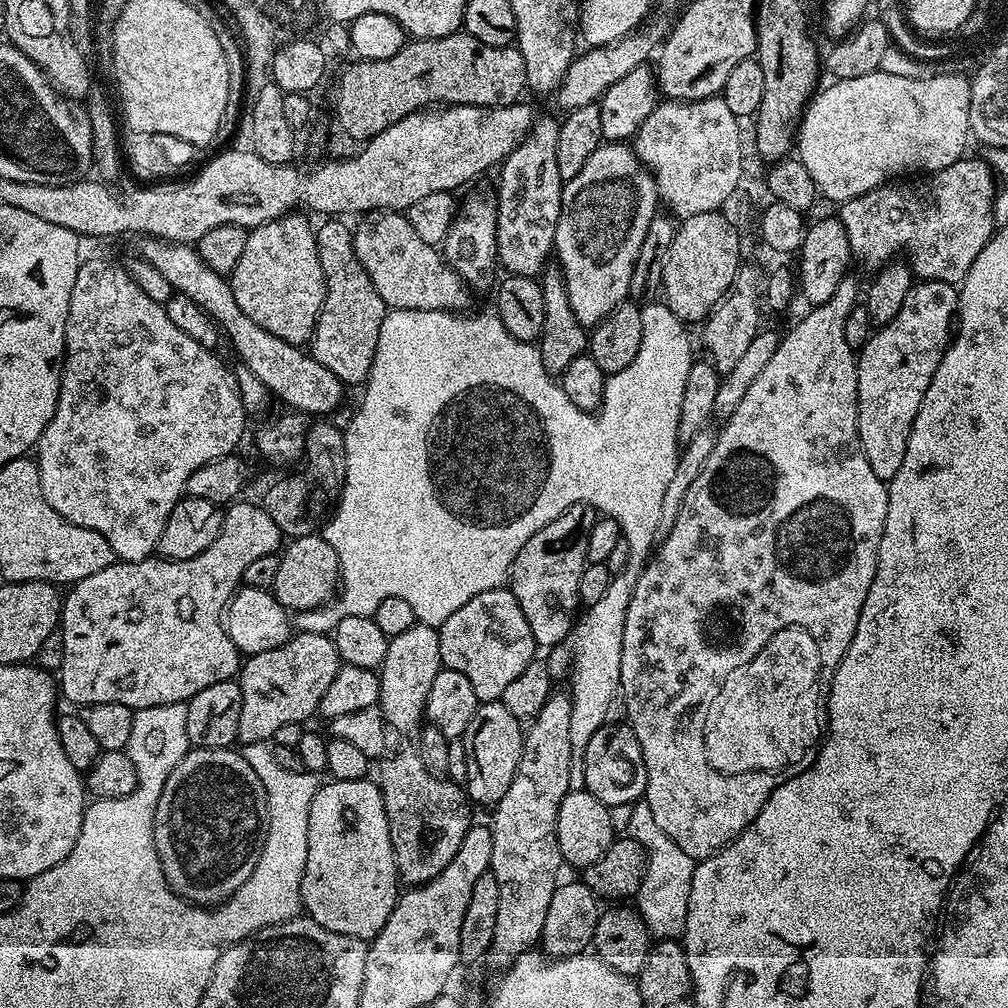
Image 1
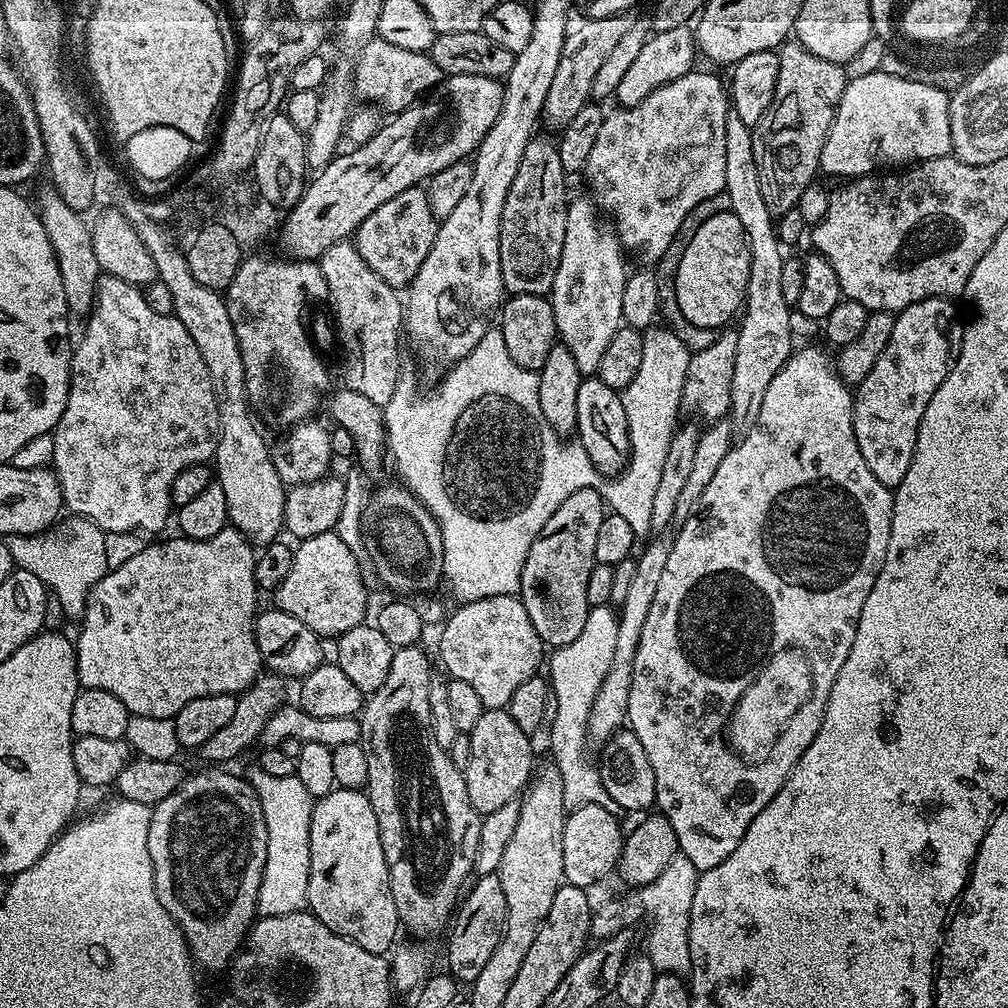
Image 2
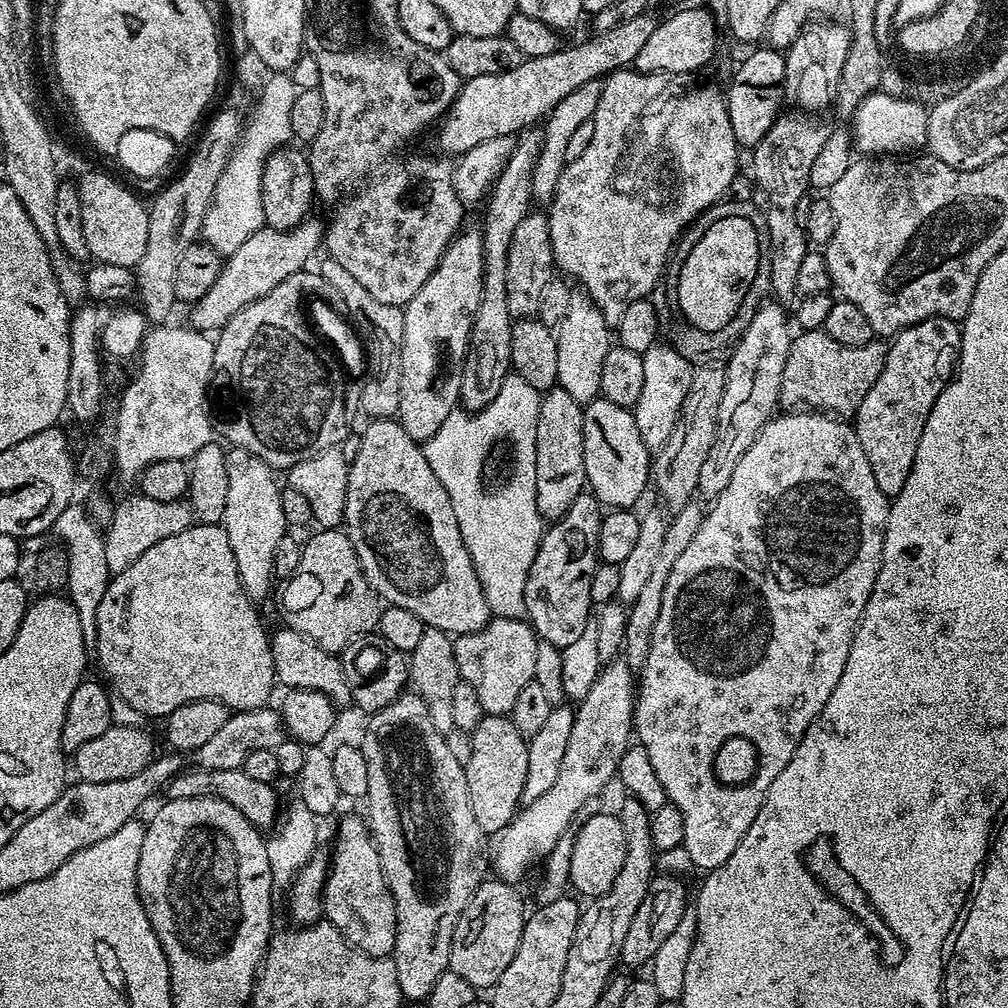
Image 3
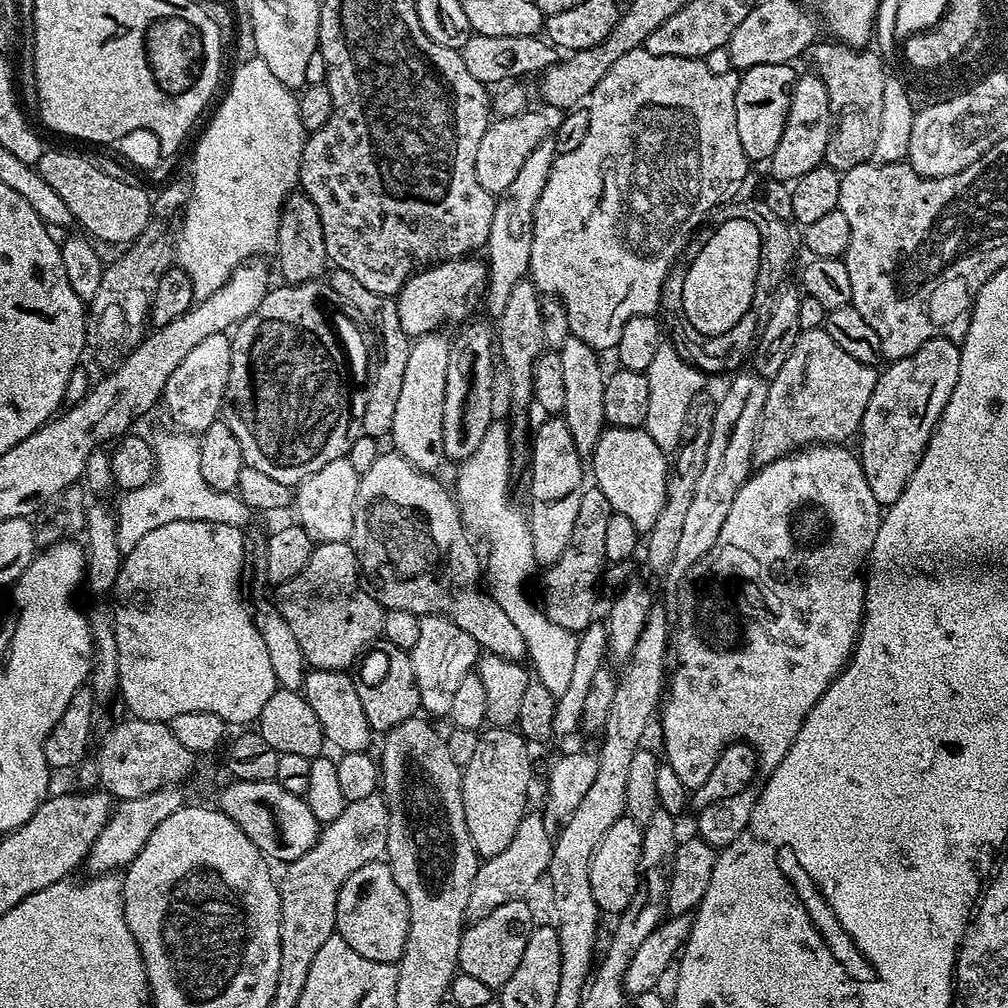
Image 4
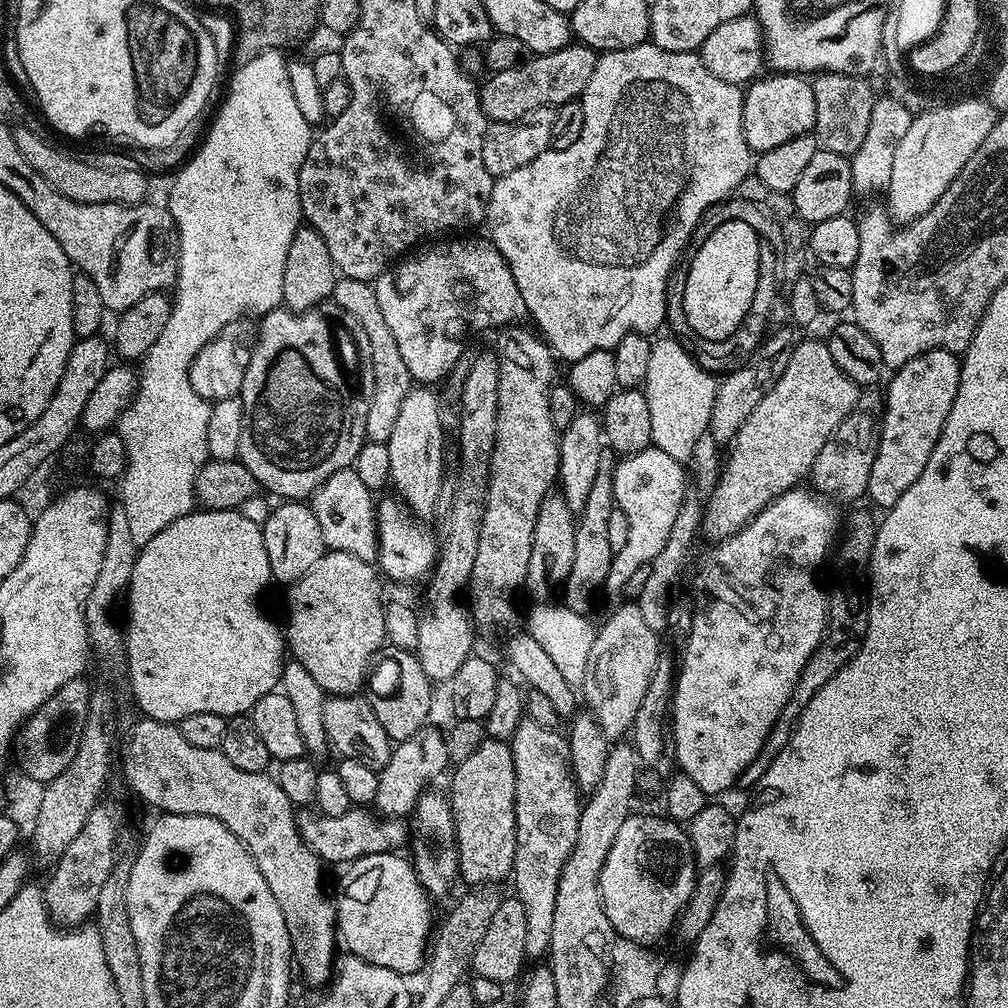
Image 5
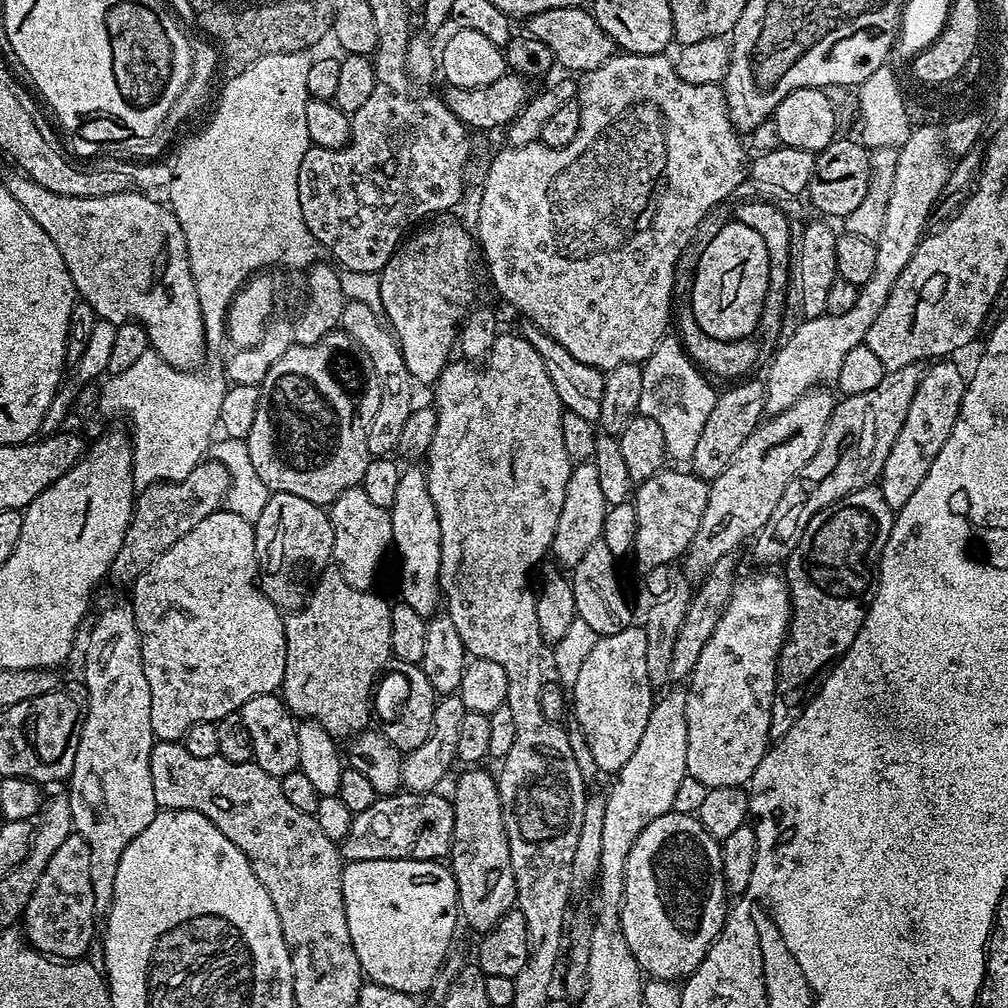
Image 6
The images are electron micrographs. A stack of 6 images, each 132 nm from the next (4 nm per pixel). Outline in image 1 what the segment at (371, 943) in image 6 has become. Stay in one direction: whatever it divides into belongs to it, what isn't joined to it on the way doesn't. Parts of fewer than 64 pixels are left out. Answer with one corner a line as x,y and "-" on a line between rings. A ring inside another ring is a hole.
365,778
355,780
354,782
342,782
341,780
332,780
328,784
321,783
314,794
314,802
310,802
310,822
308,823
308,849
306,850
306,870
302,874
302,886
300,887
300,903
307,919
318,922
331,932
353,936
359,940
370,942
386,926
386,918
394,910
398,899
398,873
396,871
396,859
394,858
394,846
390,842
390,826
386,818
386,806
380,793
379,783
375,779

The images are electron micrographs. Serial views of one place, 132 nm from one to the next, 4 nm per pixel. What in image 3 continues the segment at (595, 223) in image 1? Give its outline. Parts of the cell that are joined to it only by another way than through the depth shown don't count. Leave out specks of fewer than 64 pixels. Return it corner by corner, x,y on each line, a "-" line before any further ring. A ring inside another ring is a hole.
579,294
568,304
564,317
560,320
560,328
555,329
558,346
558,378
557,385
570,394
582,406
600,396
602,382
602,362
610,347
610,325
596,309
592,299
586,294

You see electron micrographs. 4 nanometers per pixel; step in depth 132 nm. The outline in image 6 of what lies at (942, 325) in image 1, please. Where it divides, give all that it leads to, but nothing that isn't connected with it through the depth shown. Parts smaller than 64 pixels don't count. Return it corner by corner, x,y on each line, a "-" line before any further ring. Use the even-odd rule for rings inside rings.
948,358
933,363
925,371
922,382
918,382
918,390
914,390
914,402
910,402
910,410
906,414
906,422
902,422
902,430
898,430
898,438
894,438
894,446
890,446
890,455
886,457
886,466
882,466
878,487
882,498
886,498
886,506
899,510
910,502
914,490
922,486
922,478
926,478
930,466
934,466
934,458
938,458
938,450
950,438
950,430
954,430
954,422
958,418
958,410
962,406
964,389
966,387
965,373
960,373
960,368

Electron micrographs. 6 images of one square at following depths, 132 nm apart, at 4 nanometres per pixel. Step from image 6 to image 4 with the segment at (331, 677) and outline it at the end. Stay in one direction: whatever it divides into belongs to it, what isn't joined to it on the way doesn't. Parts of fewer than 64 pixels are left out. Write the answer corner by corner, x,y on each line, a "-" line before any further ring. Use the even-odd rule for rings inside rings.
351,543
316,544
306,566
302,566
302,574
294,574
290,582
279,585
278,592
282,618
286,618
312,668
339,672
351,669
351,664
353,667
381,639
385,609
362,583
362,569

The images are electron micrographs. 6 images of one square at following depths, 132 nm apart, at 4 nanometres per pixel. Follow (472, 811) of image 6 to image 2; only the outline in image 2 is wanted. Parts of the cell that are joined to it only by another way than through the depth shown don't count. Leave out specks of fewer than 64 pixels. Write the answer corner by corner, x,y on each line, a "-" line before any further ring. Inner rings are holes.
503,708
487,709
482,718
478,718
470,733
470,762
466,762
462,770
466,794
470,794
470,806
474,806
476,812
487,814
498,810
527,789
534,776
532,740

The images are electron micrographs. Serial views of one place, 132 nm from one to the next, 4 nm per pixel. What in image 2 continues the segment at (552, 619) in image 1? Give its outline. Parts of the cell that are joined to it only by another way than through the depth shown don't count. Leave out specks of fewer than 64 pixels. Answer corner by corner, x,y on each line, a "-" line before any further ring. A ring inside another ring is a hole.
583,488
570,494
570,498
566,498
566,502
558,506
558,510
554,510
550,522
542,526
540,535
530,546
530,554
526,554
518,595
526,606
526,614
530,614
530,622
534,622
534,630
538,630
538,638
549,649
555,650
566,646
566,642
574,642
574,638
578,638
578,633
582,630
582,625
586,623
586,614
589,610
586,586
591,570
597,564
594,558
594,545
605,514
604,497
596,488

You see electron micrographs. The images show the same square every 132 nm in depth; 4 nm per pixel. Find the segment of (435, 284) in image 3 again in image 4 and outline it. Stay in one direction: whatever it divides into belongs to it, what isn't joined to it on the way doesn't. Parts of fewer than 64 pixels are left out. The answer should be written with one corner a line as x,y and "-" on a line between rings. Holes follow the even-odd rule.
439,331
426,333
412,340
410,358
406,361
406,375
402,378
402,390
394,406
394,426
390,433
391,447
406,458
418,470
439,473
440,463
445,463
442,446
442,414
446,399
446,366
449,365
449,337
440,336

